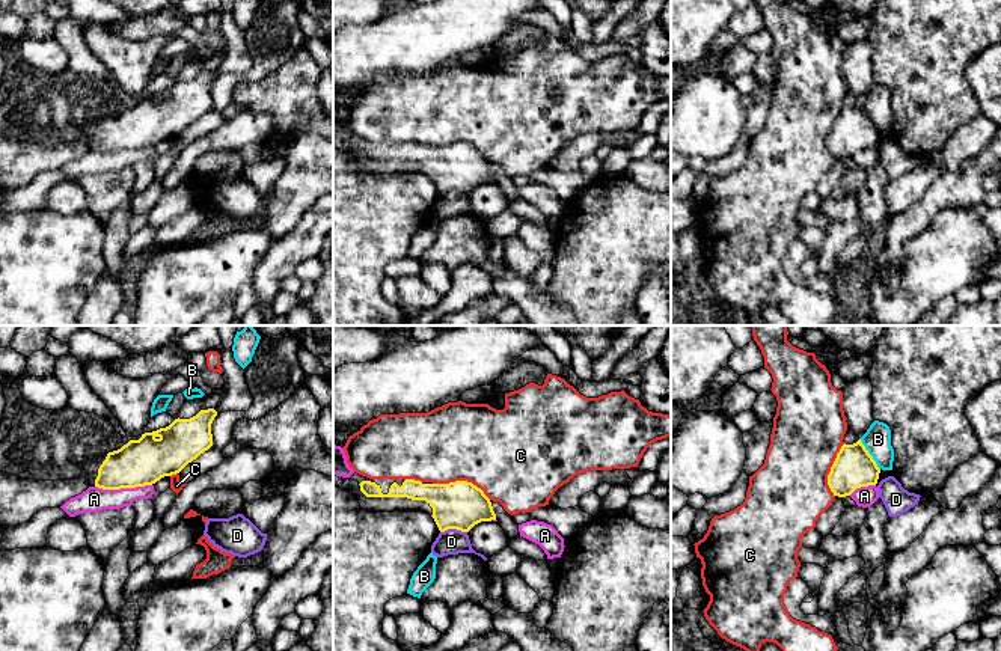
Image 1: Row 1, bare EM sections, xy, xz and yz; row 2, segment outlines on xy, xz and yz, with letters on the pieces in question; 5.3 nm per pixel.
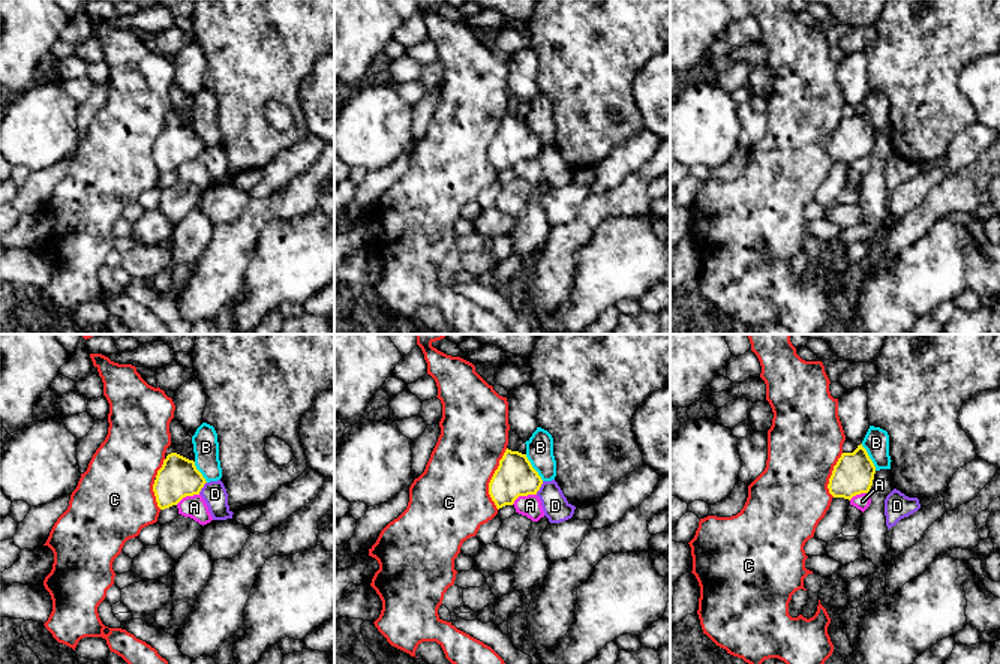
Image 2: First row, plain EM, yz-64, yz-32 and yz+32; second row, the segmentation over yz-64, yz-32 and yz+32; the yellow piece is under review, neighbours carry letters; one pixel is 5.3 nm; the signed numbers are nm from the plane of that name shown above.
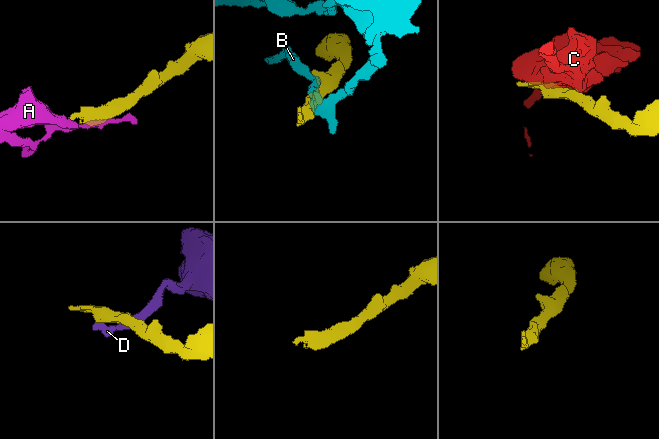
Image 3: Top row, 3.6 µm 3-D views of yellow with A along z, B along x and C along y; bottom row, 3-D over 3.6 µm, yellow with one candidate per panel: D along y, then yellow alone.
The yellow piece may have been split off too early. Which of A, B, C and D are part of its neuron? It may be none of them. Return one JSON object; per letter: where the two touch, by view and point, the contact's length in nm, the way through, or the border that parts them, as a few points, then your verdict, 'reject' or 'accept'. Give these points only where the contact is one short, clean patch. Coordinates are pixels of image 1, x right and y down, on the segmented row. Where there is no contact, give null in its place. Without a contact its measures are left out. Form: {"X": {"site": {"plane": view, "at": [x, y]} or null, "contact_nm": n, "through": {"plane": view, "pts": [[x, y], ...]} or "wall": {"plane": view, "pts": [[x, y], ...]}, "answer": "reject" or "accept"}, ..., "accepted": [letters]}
{"A": {"site": {"plane": "xy", "at": [122, 487]}, "contact_nm": 300, "answer": "accept"}, "B": {"site": {"plane": "yz", "at": [869, 454]}, "contact_nm": 200, "answer": "reject"}, "C": {"site": {"plane": "xz", "at": [462, 481]}, "contact_nm": 320, "answer": "reject"}, "D": {"site": {"plane": "xz", "at": [453, 528]}, "contact_nm": 140, "wall": {"plane": "xz", "pts": [[466, 531], [445, 529], [440, 532]]}, "answer": "reject"}, "accepted": ["A"]}

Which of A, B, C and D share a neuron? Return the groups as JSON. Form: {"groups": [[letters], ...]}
{"groups": [["A"], ["B"], ["C"], ["D"]]}

